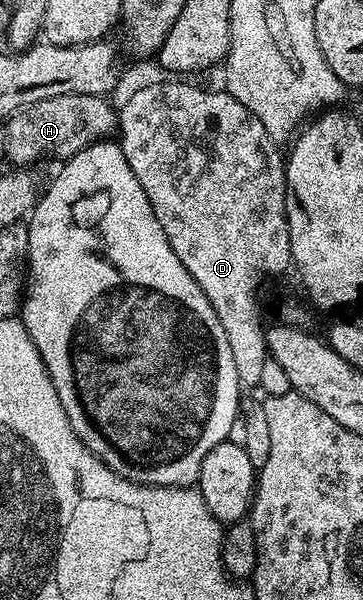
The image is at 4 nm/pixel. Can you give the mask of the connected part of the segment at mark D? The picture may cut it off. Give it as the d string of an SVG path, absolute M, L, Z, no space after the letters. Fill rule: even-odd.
M170 79L174 81L154 81L151 85L142 85L123 105L118 114L117 132L122 133L120 144L124 151L124 159L128 159L128 167L132 167L132 175L140 179L140 187L144 187L144 195L148 195L148 203L152 203L152 211L156 219L160 219L160 227L164 227L164 235L168 235L168 243L172 243L172 251L188 267L192 279L200 283L204 295L212 303L216 315L220 313L256 313L263 314L263 306L258 302L258 288L265 277L274 277L292 265L290 255L290 232L286 218L286 163L279 142L273 141L264 131L264 123L237 101L231 93L214 89L201 89L198 85L189 85L186 79Z

